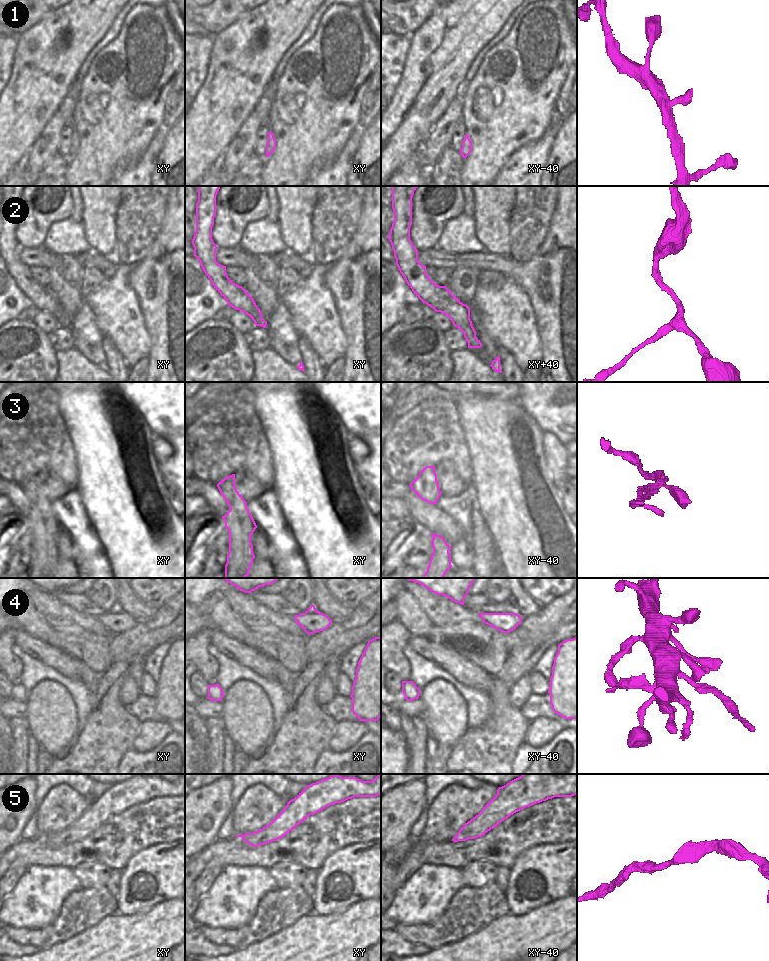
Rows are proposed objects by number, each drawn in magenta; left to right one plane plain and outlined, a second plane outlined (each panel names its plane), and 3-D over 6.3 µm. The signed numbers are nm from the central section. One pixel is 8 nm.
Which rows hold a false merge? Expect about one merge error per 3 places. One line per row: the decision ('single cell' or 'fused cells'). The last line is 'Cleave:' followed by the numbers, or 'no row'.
1: single cell
2: single cell
3: fused cells
4: fused cells
5: single cell
Cleave: 3, 4

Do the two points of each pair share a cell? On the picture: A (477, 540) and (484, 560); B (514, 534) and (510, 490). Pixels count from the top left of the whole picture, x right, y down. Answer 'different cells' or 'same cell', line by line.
A: same cell
B: same cell

